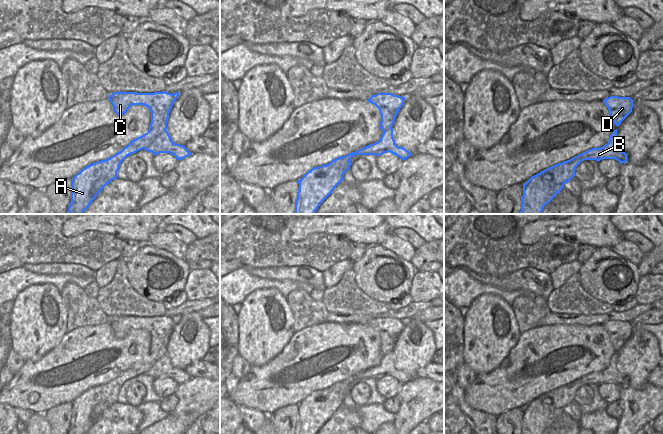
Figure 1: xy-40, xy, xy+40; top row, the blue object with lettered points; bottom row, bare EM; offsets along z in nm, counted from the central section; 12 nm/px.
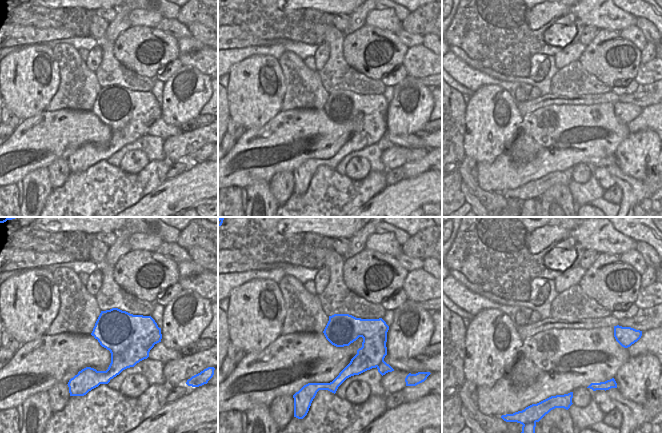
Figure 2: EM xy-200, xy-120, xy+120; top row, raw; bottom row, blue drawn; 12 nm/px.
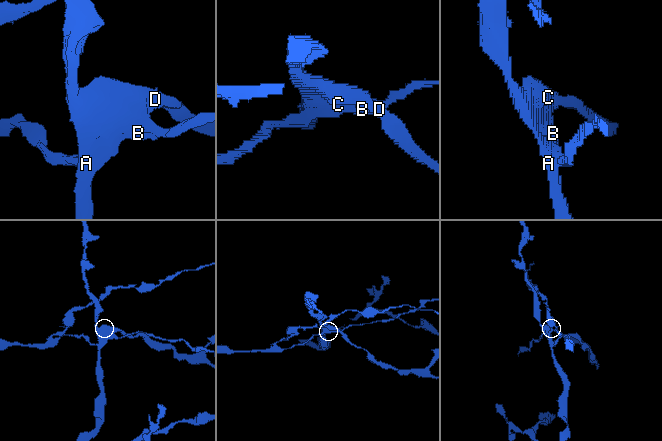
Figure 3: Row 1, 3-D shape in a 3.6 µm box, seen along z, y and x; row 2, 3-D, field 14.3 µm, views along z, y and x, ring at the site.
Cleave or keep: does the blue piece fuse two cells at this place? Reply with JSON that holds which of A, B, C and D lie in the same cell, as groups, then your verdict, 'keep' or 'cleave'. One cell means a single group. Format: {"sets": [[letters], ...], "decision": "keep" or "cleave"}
{"sets": [["A", "C", "D"], ["B"]], "decision": "cleave"}

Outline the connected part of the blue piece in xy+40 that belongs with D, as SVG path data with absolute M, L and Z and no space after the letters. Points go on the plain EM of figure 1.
M610 320L603 324L613 347L618 351L632 336L633 324L630 321Z

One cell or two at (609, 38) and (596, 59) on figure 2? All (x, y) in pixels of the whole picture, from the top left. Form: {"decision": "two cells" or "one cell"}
{"decision": "one cell"}

